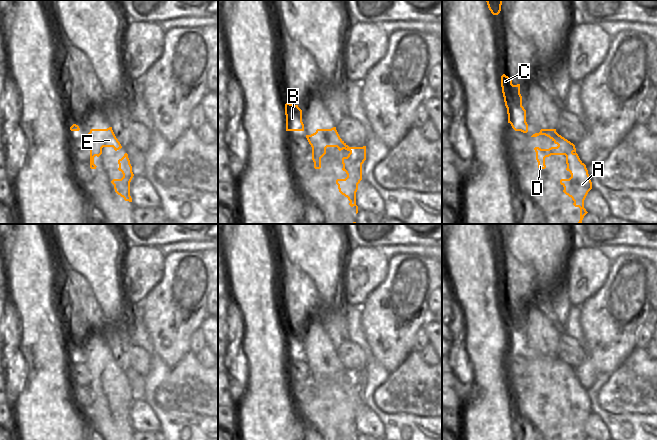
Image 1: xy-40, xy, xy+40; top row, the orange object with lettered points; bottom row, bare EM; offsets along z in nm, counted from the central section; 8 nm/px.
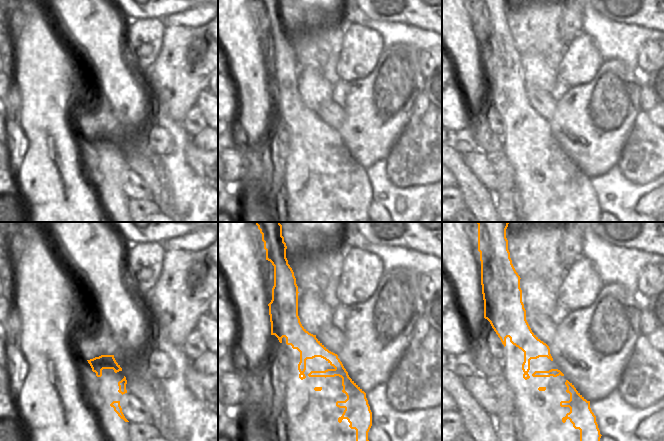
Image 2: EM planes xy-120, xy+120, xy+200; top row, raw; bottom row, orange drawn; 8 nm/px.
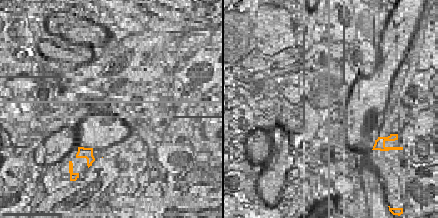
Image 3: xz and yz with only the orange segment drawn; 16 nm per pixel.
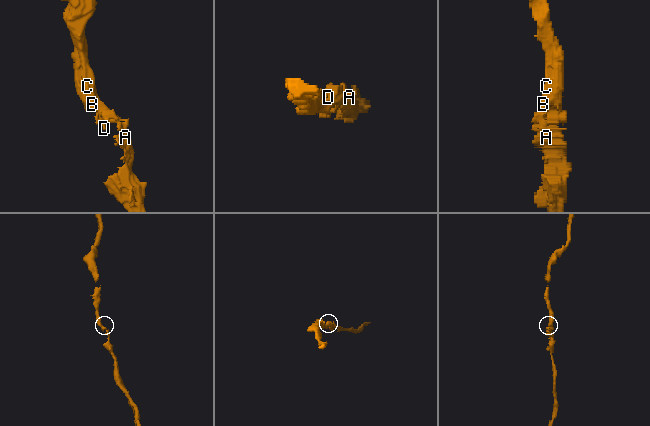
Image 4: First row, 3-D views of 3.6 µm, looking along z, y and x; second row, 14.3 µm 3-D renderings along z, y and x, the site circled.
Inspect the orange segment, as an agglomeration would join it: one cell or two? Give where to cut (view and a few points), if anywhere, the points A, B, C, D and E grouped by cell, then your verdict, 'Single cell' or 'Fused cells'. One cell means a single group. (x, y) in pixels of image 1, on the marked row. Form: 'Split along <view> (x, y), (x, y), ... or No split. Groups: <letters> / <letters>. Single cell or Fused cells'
No split. Groups: A B C D E. Single cell.

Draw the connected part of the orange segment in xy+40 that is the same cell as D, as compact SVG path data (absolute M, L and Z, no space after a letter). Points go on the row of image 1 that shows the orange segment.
M541 129L539 133L535 133L531 137L537 137L539 135L549 137L558 146L549 149L534 148L538 168L546 168L546 157L551 155L566 156L566 170L570 172L571 177L569 179L561 179L560 184L564 187L563 192L574 201L573 205L580 208L580 220L578 224L582 224L584 216L588 213L584 208L584 200L588 192L592 189L592 182L586 165L580 160L576 153L575 145L559 135L556 129Z

